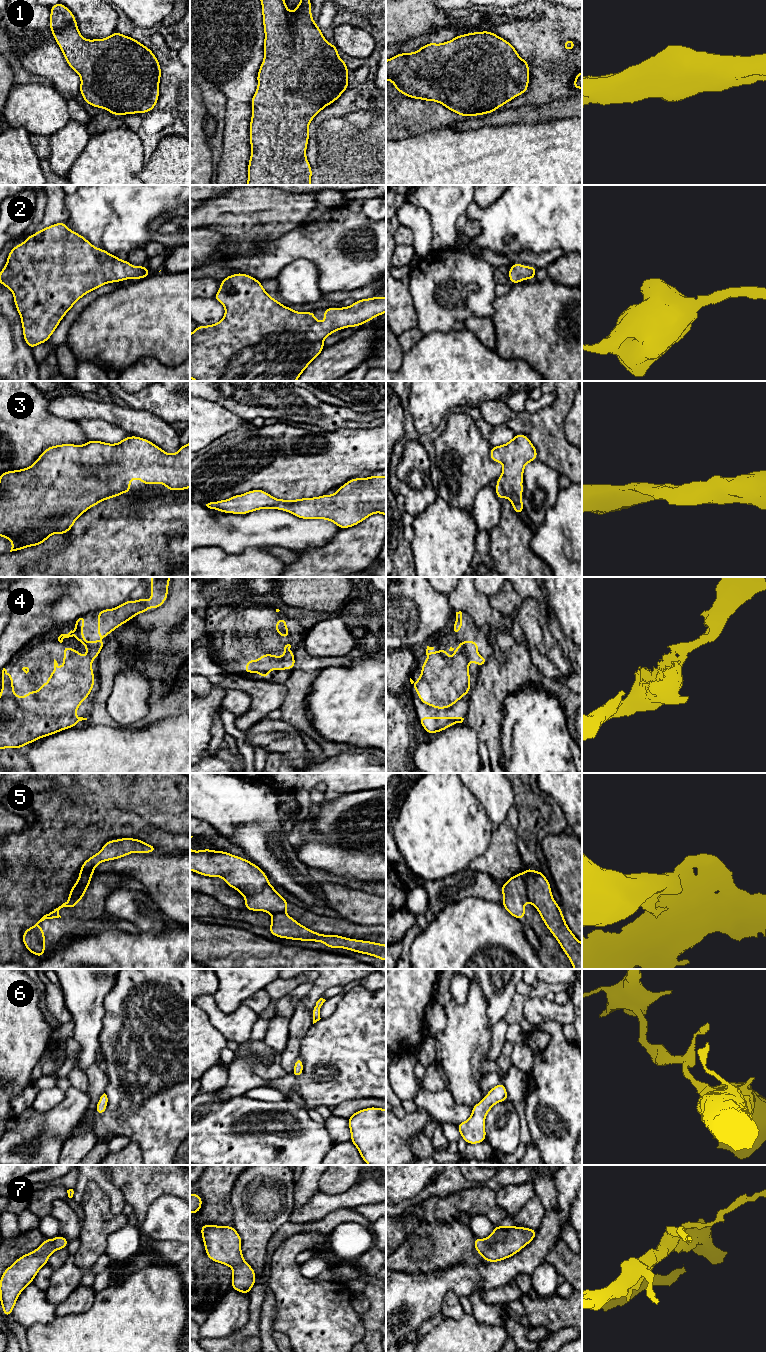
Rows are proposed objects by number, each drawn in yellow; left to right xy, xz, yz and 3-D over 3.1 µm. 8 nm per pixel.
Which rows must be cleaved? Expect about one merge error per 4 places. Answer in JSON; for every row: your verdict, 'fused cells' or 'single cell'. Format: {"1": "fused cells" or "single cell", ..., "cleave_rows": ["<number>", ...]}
{"1": "single cell", "2": "single cell", "3": "single cell", "4": "single cell", "5": "fused cells", "6": "fused cells", "7": "single cell", "cleave_rows": ["5", "6"]}

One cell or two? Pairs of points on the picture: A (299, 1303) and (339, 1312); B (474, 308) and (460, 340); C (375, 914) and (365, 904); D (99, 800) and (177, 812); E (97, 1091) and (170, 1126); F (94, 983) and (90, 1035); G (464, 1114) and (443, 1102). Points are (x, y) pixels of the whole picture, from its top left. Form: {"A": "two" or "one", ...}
{"A": "one", "B": "two", "C": "one", "D": "one", "E": "two", "F": "one", "G": "one"}

